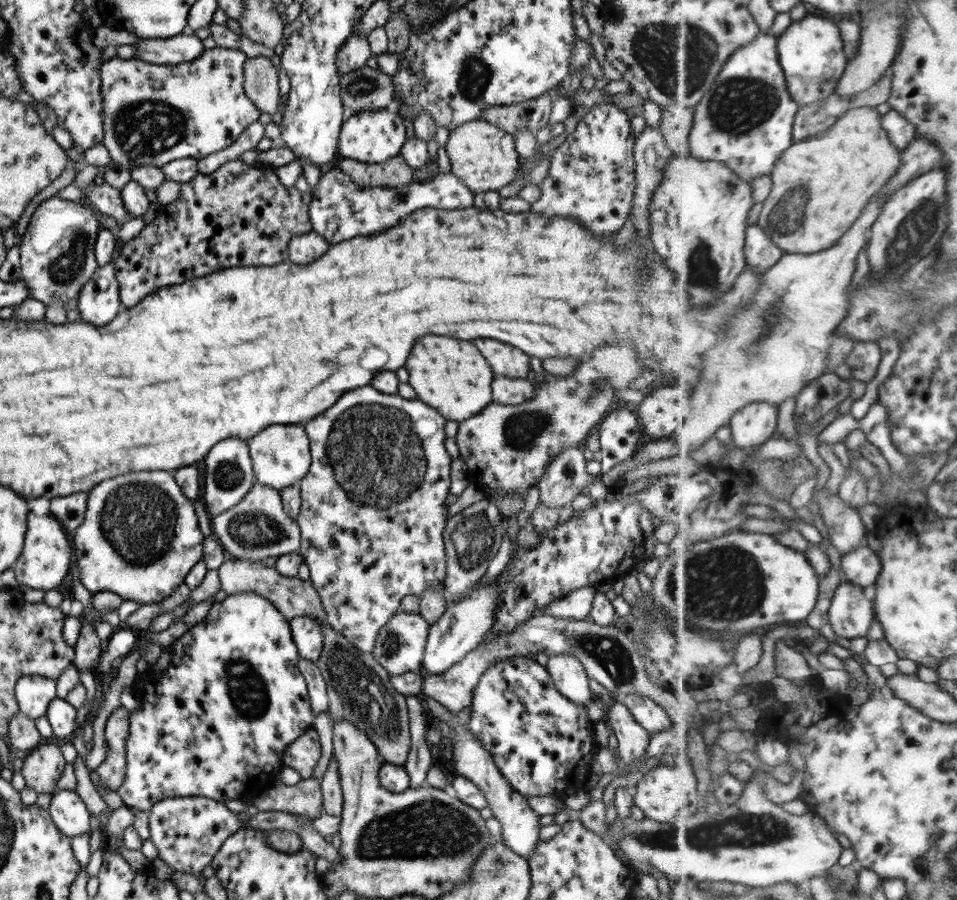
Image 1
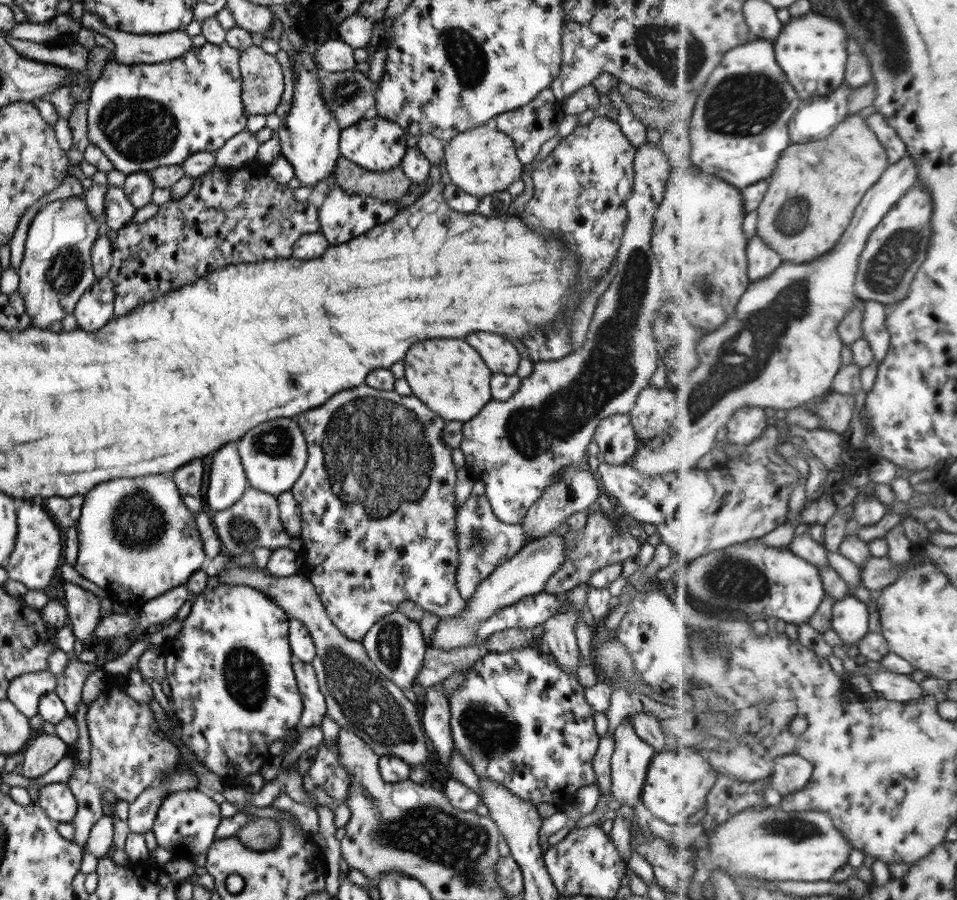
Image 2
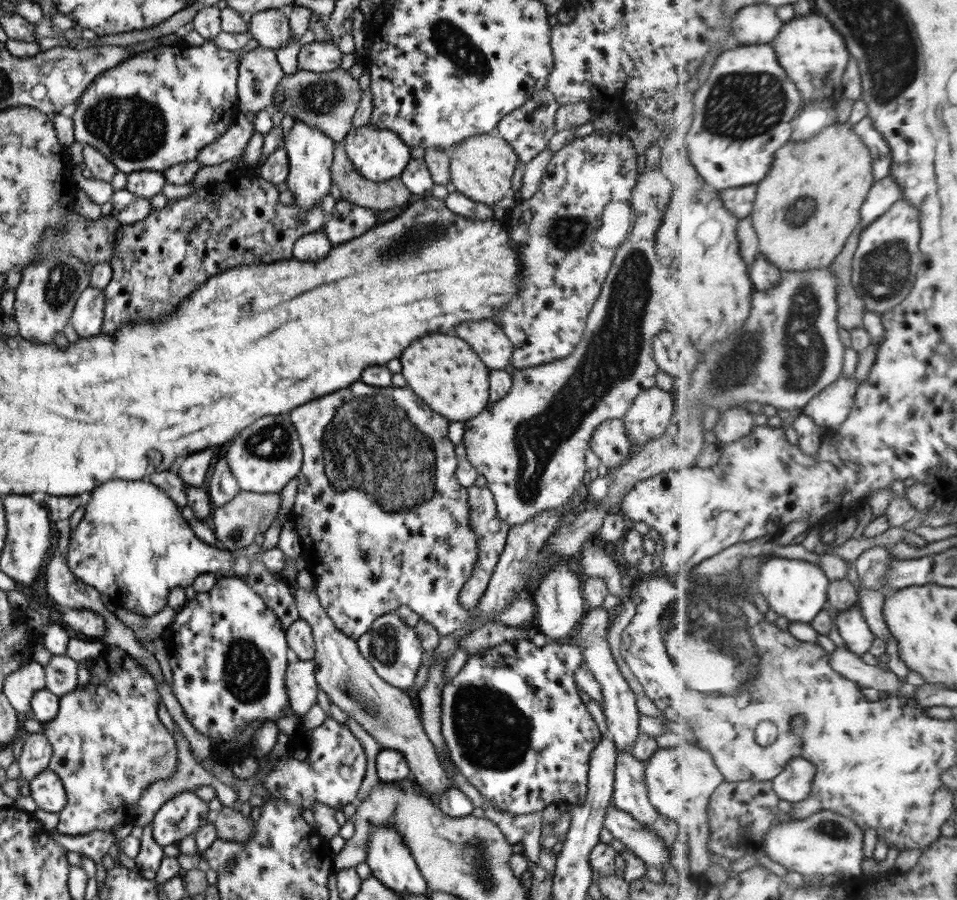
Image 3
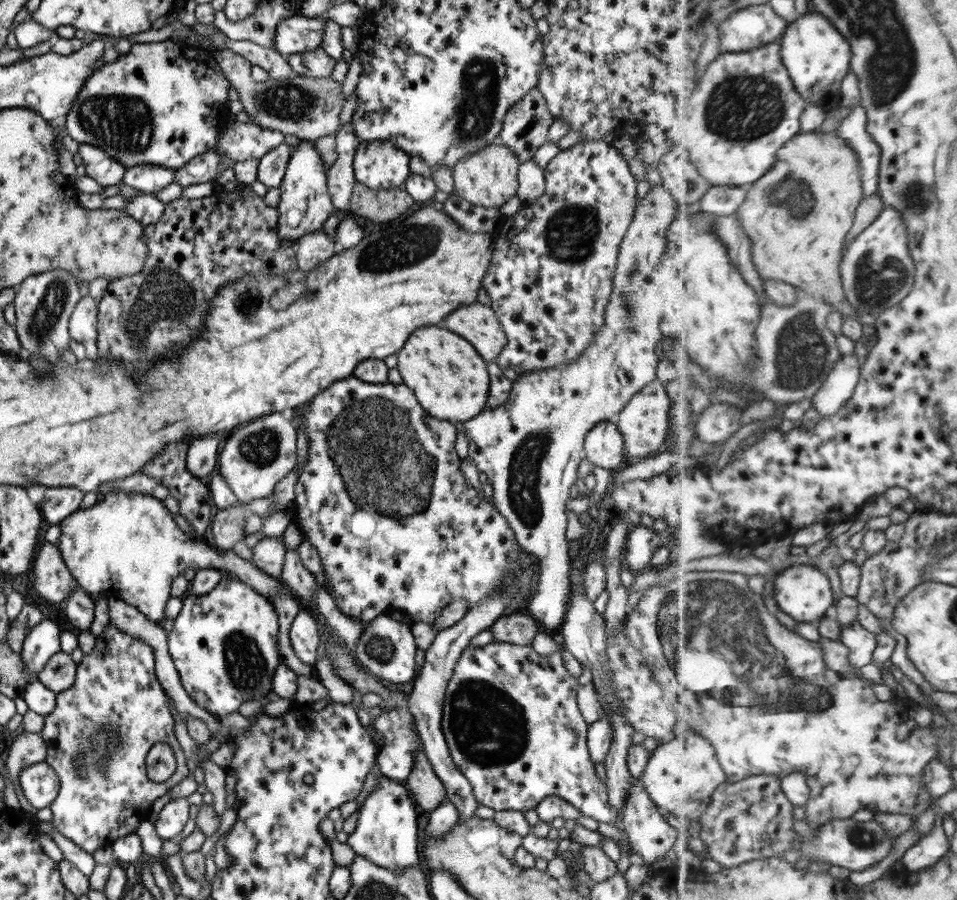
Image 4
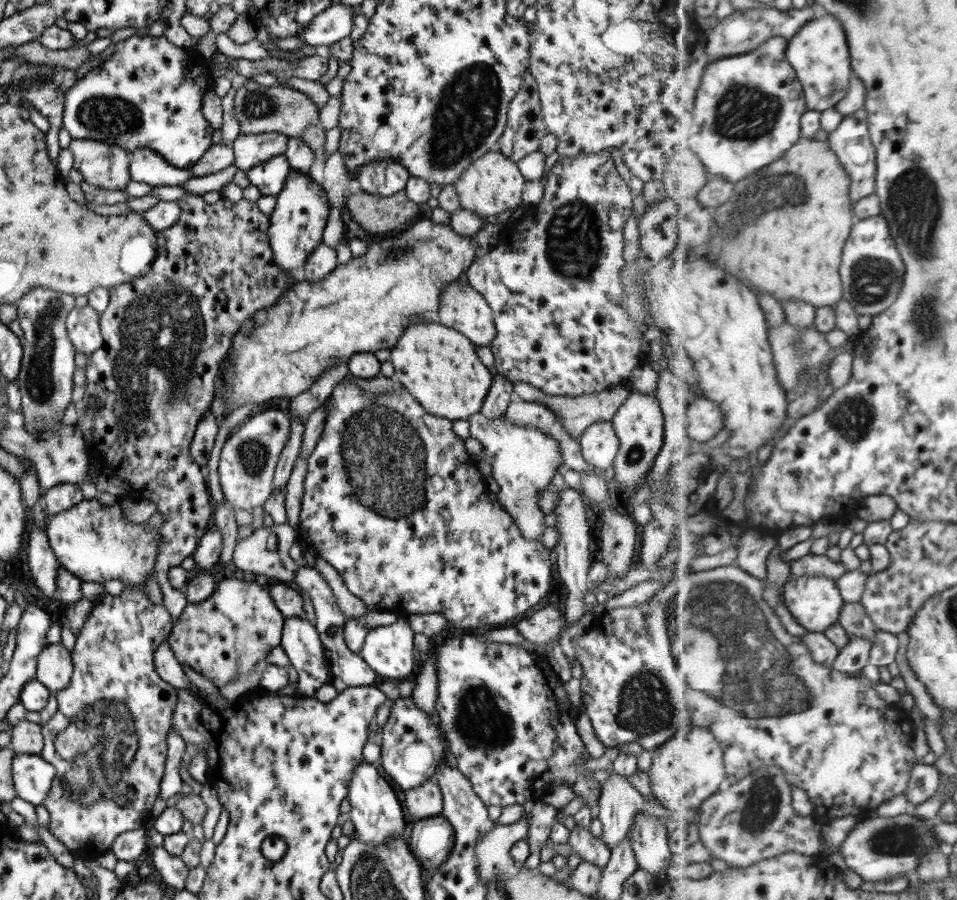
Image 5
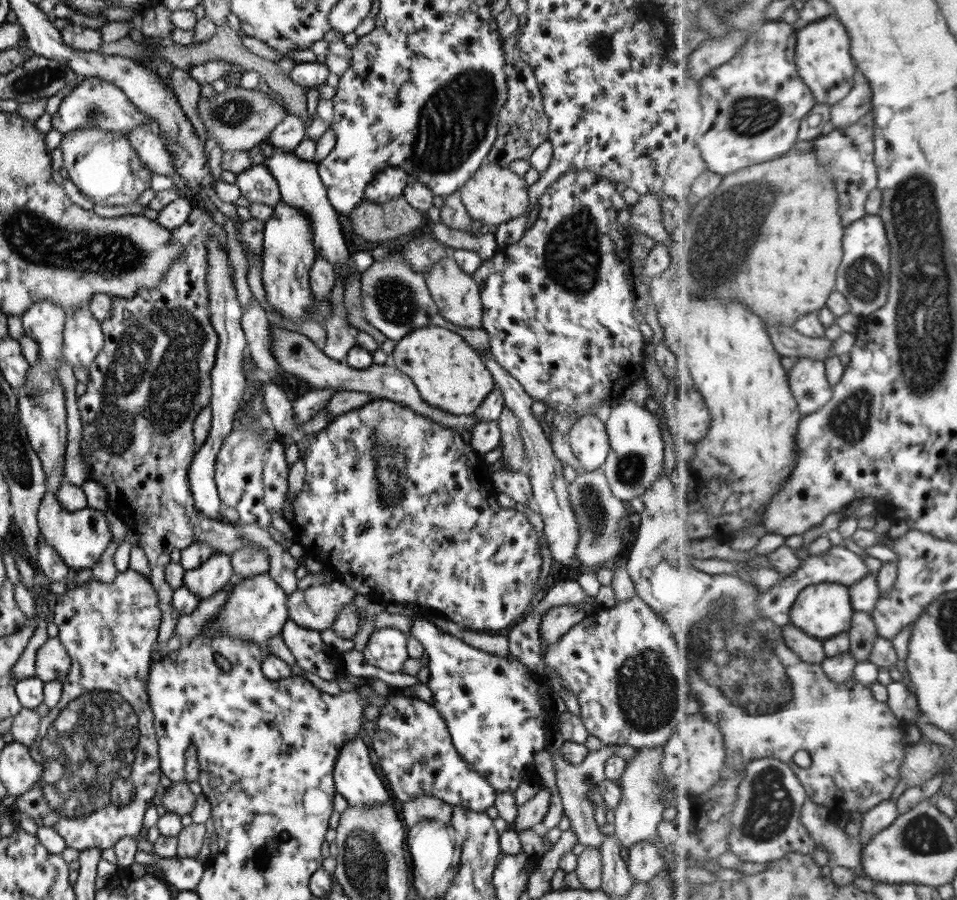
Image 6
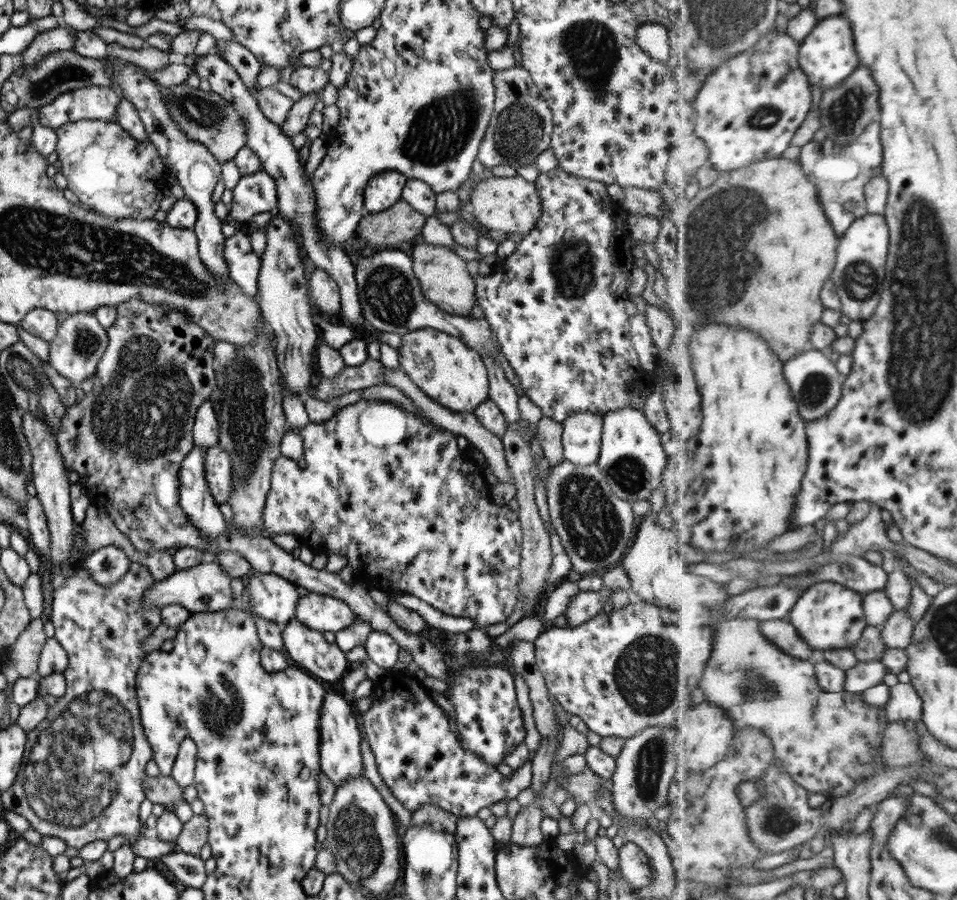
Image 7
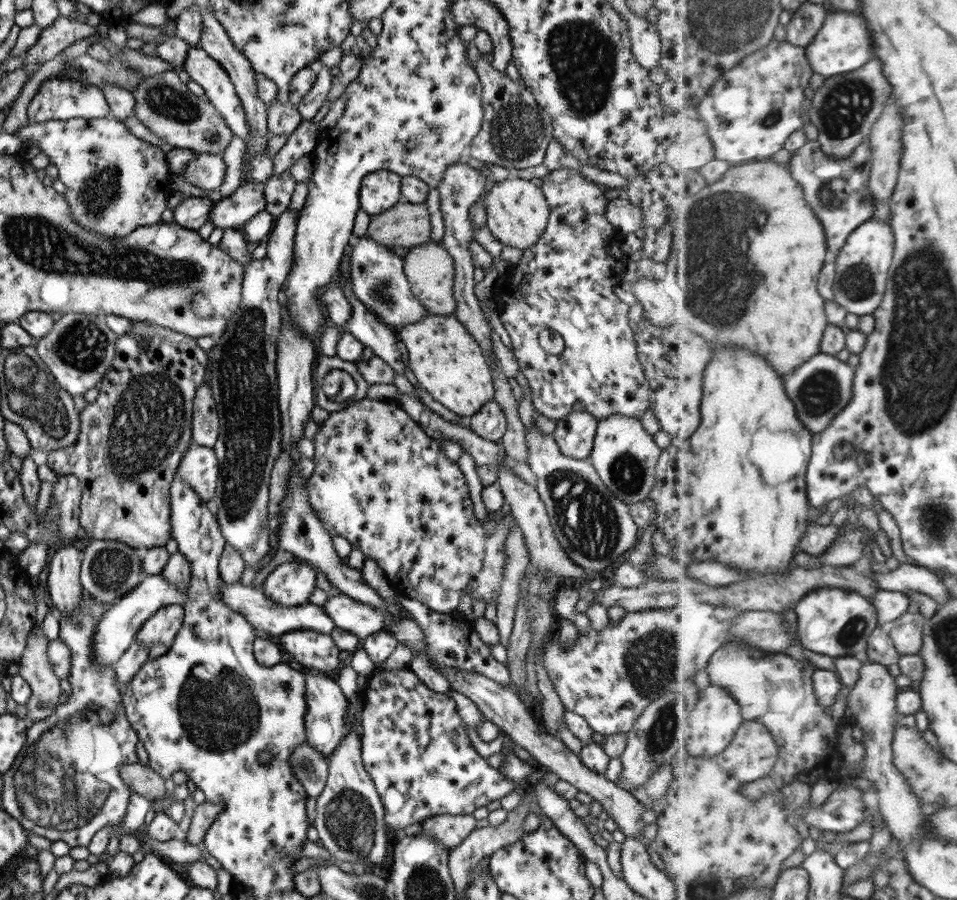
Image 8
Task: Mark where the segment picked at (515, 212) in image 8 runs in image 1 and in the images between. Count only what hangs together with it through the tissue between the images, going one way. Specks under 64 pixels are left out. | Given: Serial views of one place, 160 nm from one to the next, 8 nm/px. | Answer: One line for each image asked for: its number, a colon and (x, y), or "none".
1: (482, 156)
2: (479, 161)
3: (481, 167)
4: (487, 178)
5: (491, 184)
6: (493, 194)
7: (510, 204)

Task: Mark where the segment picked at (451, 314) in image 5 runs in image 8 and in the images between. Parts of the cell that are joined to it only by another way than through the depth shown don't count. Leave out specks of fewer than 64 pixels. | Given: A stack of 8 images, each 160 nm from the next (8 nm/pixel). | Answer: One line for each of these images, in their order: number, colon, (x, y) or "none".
6: (455, 294)
7: (444, 281)
8: (428, 269)

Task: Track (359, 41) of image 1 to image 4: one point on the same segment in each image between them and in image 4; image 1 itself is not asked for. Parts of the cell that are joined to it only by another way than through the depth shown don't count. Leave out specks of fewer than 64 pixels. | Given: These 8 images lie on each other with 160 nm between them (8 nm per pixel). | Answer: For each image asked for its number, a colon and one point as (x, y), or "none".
2: (332, 55)
3: (317, 56)
4: (315, 63)

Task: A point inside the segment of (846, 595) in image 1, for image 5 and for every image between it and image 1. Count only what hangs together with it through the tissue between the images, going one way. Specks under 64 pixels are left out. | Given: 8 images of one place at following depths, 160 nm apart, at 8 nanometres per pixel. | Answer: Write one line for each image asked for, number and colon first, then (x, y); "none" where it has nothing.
2: (851, 616)
3: (853, 627)
4: (862, 644)
5: (855, 656)

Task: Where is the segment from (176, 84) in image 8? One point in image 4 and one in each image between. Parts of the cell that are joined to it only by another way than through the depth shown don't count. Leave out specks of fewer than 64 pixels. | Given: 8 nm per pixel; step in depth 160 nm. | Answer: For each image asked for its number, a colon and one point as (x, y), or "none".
4: (308, 108)
5: (258, 109)
6: (237, 119)
7: (204, 117)

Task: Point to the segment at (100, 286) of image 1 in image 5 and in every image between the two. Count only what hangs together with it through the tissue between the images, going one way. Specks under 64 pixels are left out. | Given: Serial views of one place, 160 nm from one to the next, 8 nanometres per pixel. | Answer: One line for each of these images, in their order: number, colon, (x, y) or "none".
2: (93, 309)
3: (86, 318)
4: (82, 323)
5: (81, 324)

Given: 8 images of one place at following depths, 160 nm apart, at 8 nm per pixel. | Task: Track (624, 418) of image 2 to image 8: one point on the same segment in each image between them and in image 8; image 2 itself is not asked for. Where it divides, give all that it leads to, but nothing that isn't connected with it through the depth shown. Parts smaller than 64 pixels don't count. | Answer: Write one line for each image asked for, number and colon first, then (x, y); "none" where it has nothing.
3: (609, 442)
4: (602, 446)
5: (598, 446)
6: (587, 438)
7: (580, 439)
8: (573, 434)

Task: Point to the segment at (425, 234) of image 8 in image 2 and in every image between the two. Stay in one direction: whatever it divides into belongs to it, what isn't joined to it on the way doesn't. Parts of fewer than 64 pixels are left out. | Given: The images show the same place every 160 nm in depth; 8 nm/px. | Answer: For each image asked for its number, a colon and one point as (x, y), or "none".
2: (390, 184)
3: (348, 184)
4: (378, 205)
5: (375, 214)
6: (375, 222)
7: (386, 228)

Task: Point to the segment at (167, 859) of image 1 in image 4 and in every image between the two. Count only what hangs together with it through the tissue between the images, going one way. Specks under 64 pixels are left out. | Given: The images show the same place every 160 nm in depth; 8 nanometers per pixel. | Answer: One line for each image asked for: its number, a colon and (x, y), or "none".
2: (185, 823)
3: (177, 818)
4: (172, 818)

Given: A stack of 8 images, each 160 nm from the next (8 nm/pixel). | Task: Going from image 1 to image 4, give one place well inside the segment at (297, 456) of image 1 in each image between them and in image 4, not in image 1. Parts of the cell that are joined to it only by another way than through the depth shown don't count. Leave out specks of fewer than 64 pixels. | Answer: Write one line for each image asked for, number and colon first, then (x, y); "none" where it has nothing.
2: (273, 455)
3: (262, 457)
4: (255, 455)

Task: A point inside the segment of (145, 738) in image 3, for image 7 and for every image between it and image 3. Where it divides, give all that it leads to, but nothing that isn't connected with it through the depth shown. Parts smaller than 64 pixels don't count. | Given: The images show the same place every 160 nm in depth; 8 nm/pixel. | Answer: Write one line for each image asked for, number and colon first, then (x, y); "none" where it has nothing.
4: (97, 735)
5: (106, 740)
6: (98, 744)
7: (81, 780)

